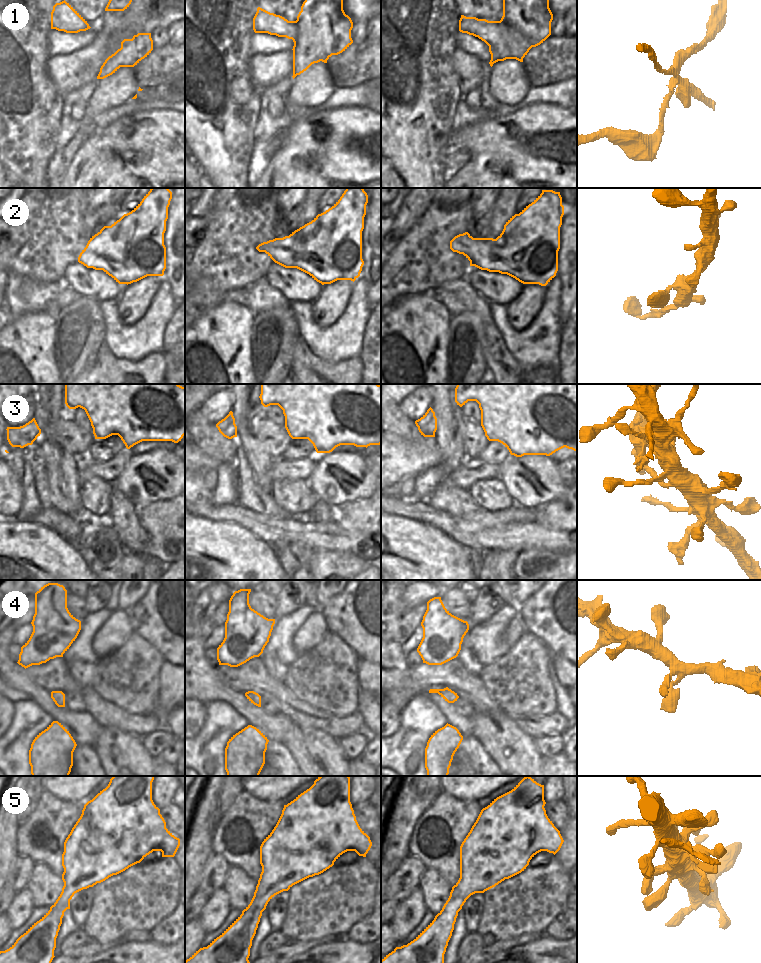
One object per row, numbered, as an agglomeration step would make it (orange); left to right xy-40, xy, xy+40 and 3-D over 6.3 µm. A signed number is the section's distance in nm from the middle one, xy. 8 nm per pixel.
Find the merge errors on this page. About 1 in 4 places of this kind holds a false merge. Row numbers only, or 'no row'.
1, 3

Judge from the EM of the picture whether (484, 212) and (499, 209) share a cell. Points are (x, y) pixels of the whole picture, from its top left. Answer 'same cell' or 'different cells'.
different cells

